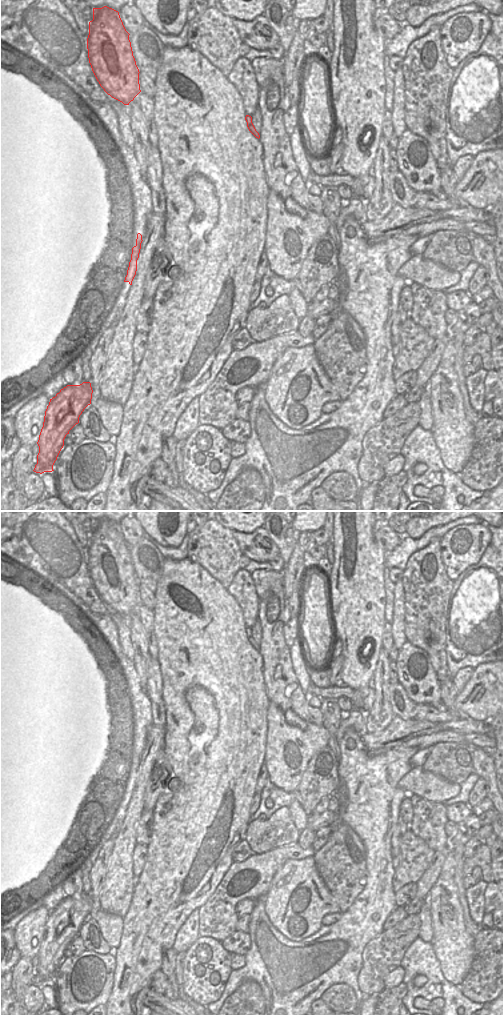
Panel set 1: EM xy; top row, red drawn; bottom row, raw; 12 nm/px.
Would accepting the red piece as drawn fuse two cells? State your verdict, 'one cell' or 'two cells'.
two cells

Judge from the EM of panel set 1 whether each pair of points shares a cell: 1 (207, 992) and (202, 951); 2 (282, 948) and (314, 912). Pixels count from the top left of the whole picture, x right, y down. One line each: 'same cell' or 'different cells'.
1: same cell
2: different cells

